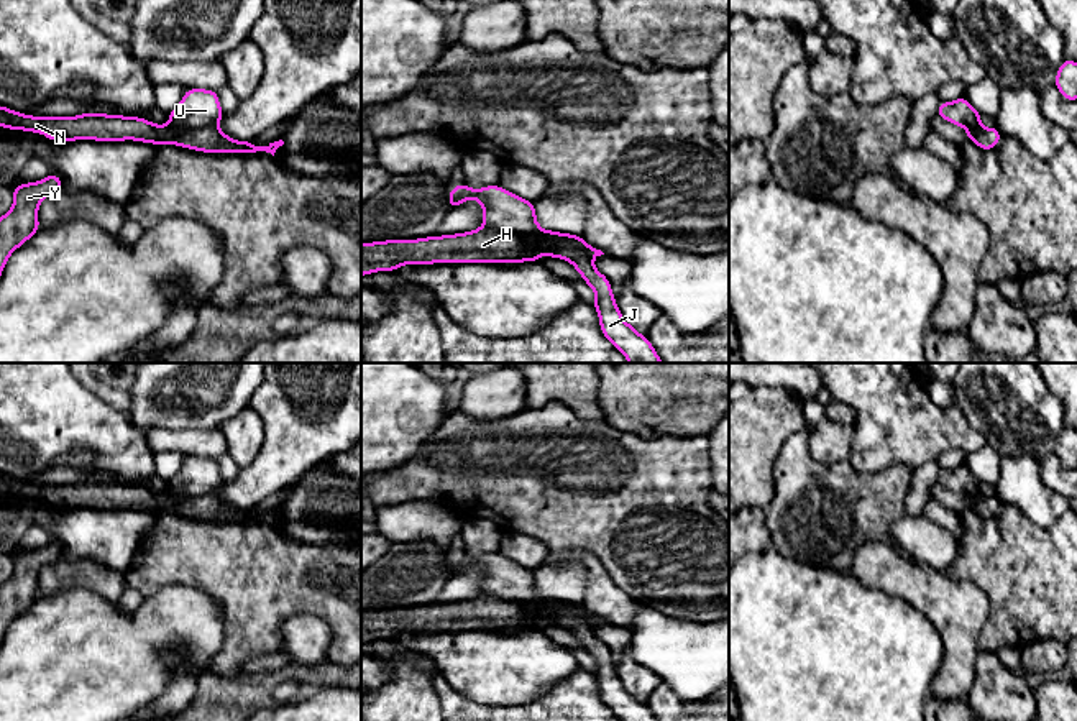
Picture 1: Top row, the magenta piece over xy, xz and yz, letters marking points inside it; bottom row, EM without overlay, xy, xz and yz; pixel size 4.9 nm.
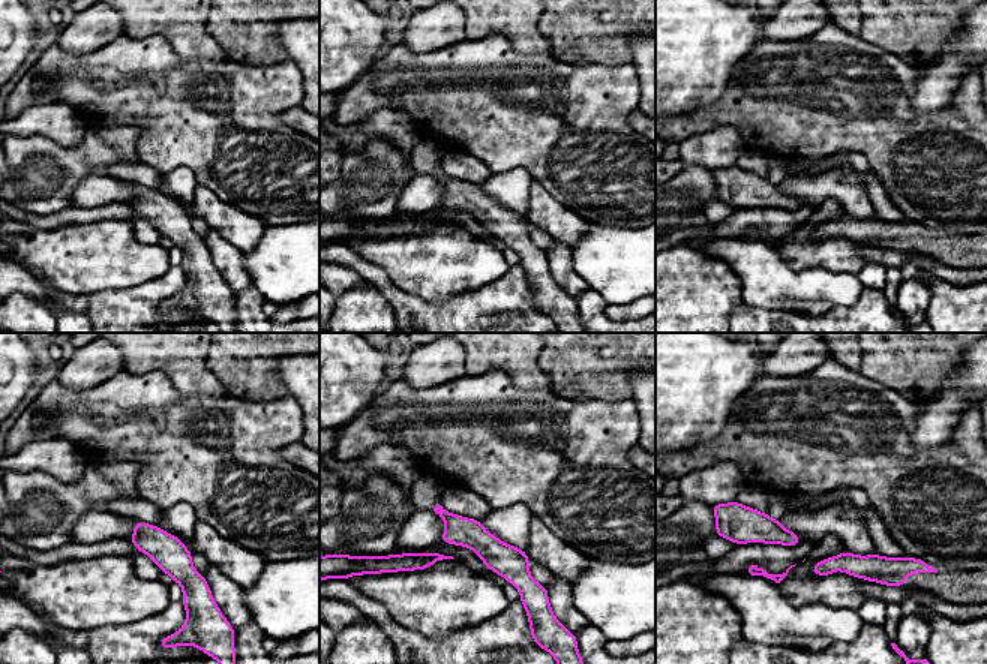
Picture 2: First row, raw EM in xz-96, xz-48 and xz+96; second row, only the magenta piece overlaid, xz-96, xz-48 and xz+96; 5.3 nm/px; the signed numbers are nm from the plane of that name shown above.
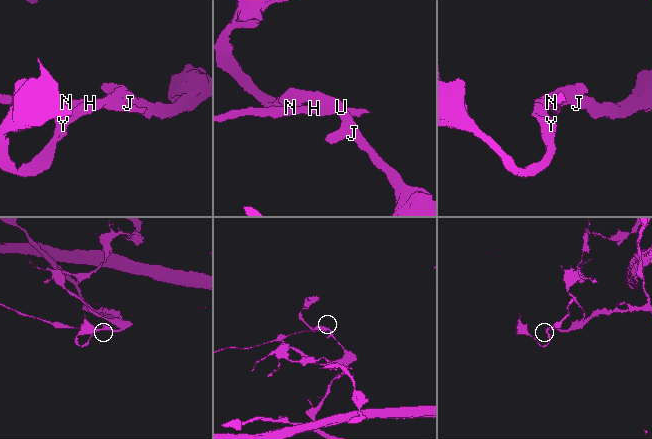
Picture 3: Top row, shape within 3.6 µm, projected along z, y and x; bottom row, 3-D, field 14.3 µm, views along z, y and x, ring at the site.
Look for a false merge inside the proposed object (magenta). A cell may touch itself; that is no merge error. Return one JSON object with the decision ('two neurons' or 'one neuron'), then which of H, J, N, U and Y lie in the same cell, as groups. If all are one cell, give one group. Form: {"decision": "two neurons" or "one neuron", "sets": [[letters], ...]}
{"decision": "two neurons", "sets": [["H", "N"], ["J", "U", "Y"]]}

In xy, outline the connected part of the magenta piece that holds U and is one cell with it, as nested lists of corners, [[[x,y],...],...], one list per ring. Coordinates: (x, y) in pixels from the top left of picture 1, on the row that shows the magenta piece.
[[[187,89],[181,103],[167,113],[176,128],[207,128],[223,118],[217,90]]]

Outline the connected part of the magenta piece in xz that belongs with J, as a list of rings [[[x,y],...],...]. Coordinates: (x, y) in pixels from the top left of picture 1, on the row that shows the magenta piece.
[[[458,184],[450,189],[448,209],[470,199],[476,199],[481,204],[486,227],[502,233],[538,237],[557,258],[575,266],[583,281],[594,291],[596,299],[593,307],[598,312],[603,335],[629,363],[663,363],[648,338],[624,320],[609,279],[594,268],[586,251],[575,245],[575,235],[542,230],[535,217],[535,204],[501,186],[471,189]]]

